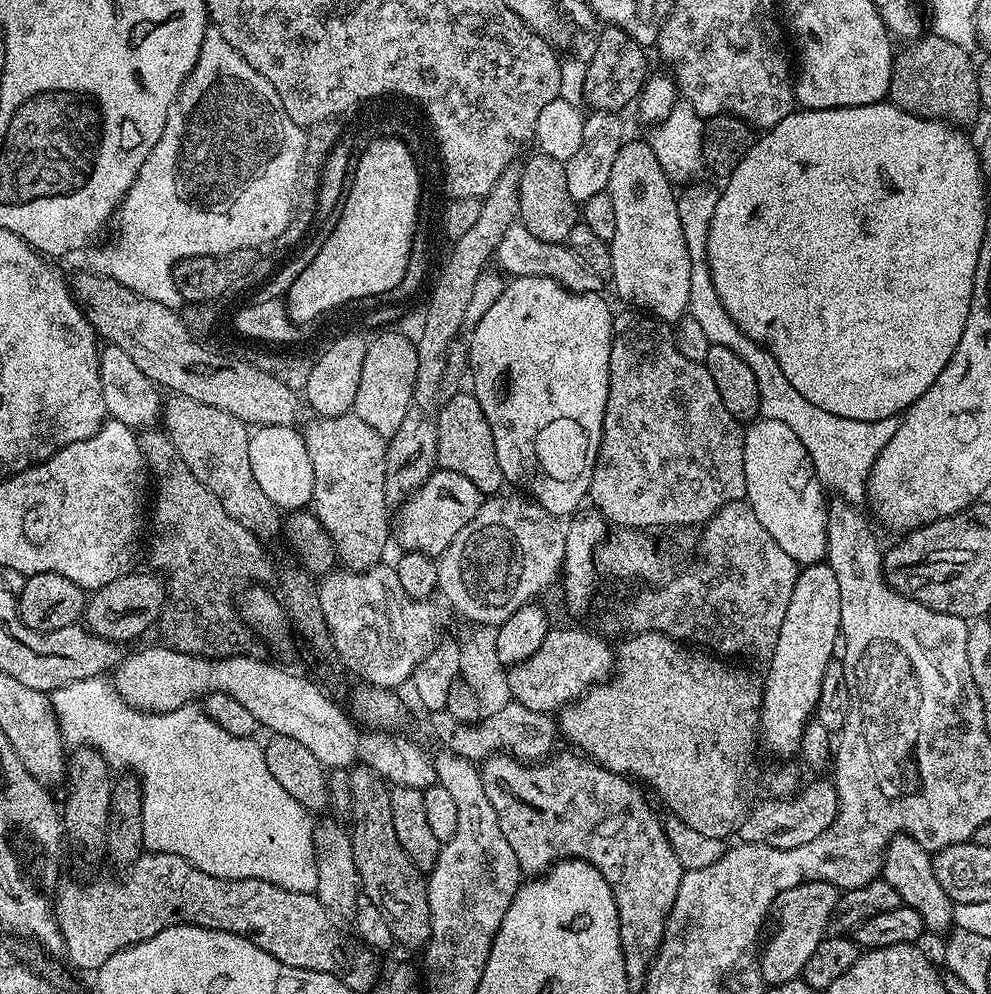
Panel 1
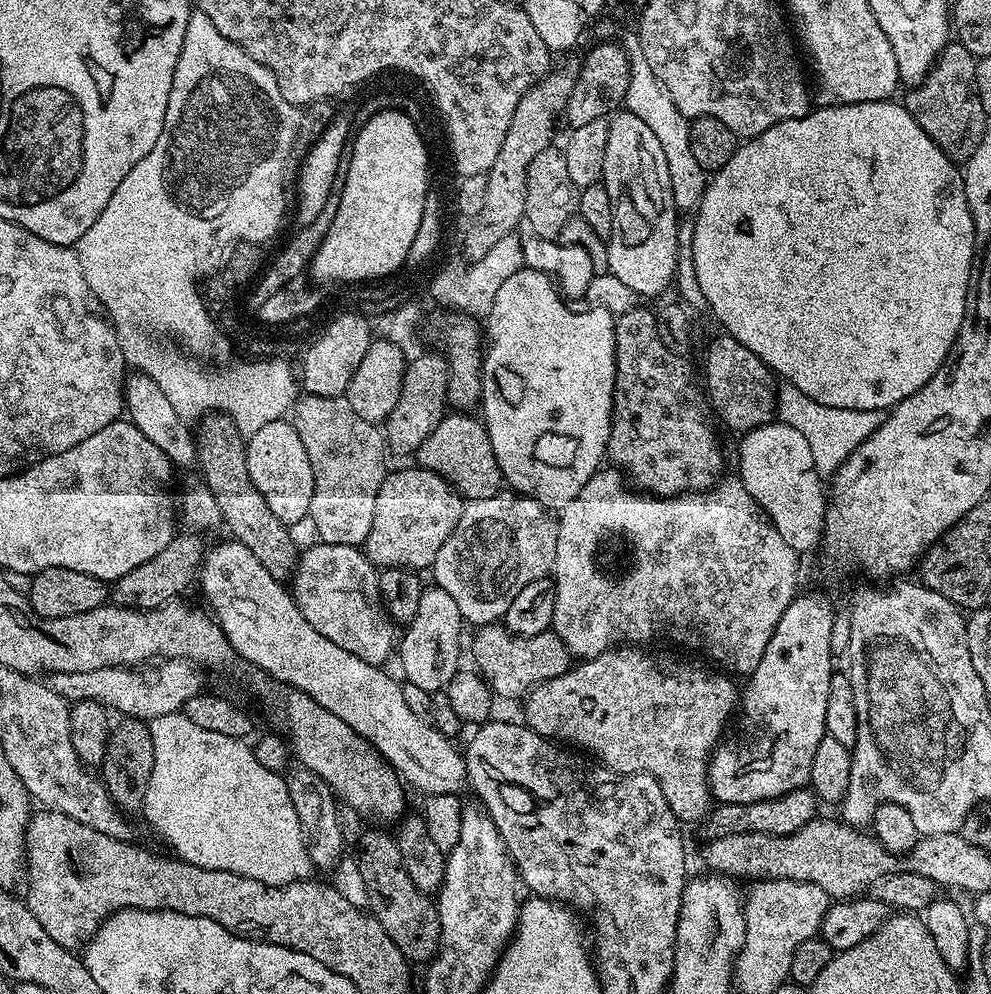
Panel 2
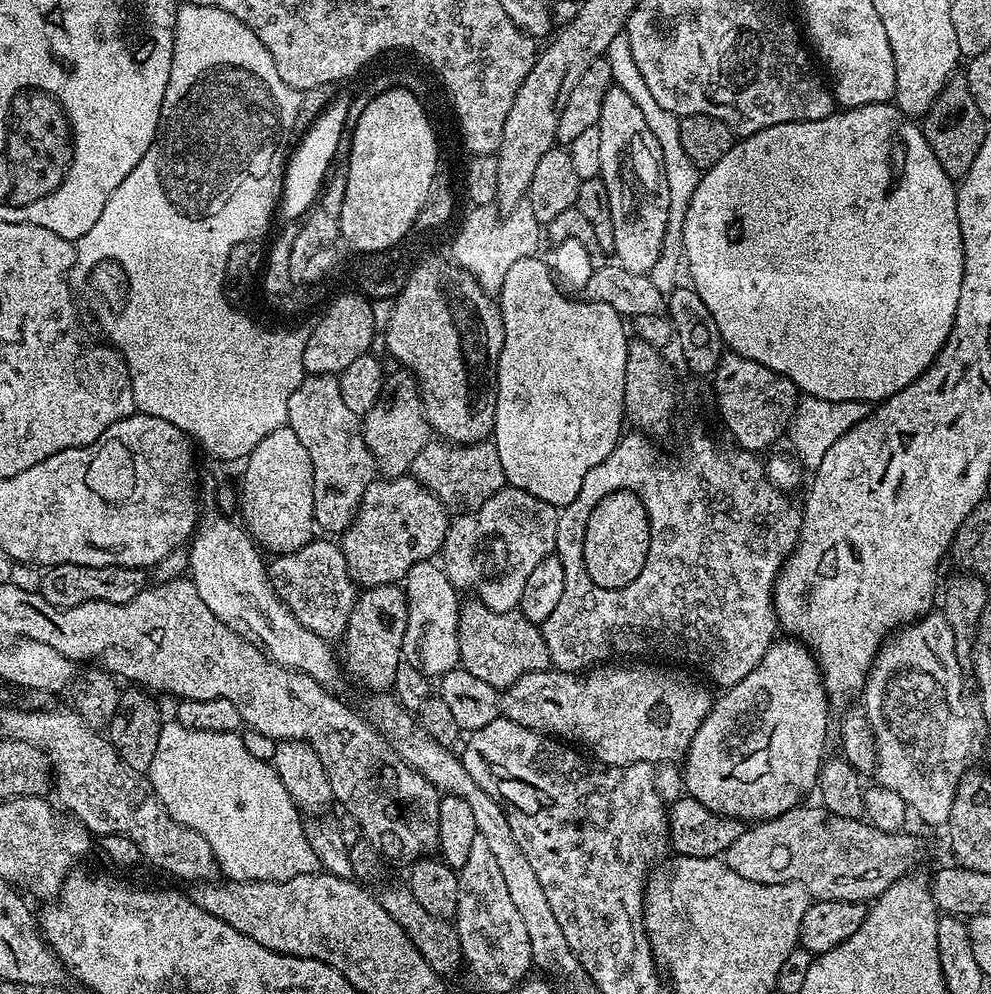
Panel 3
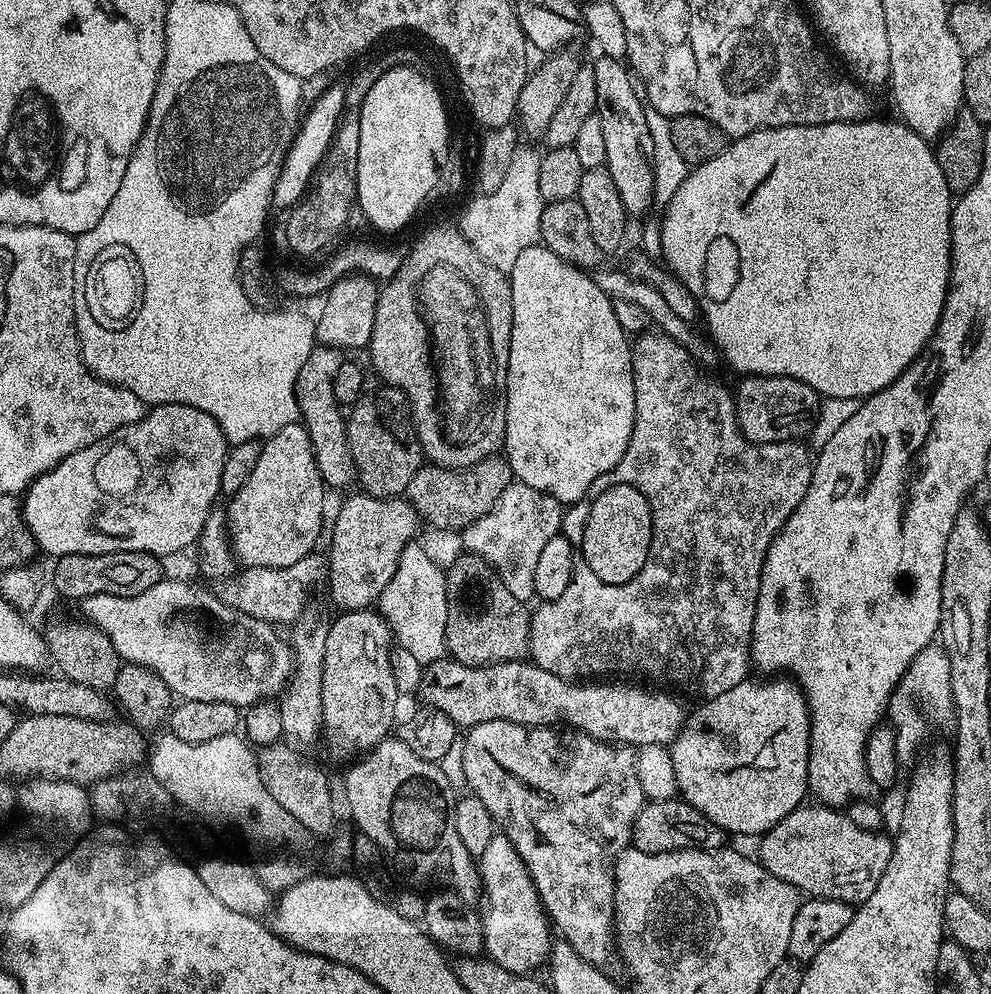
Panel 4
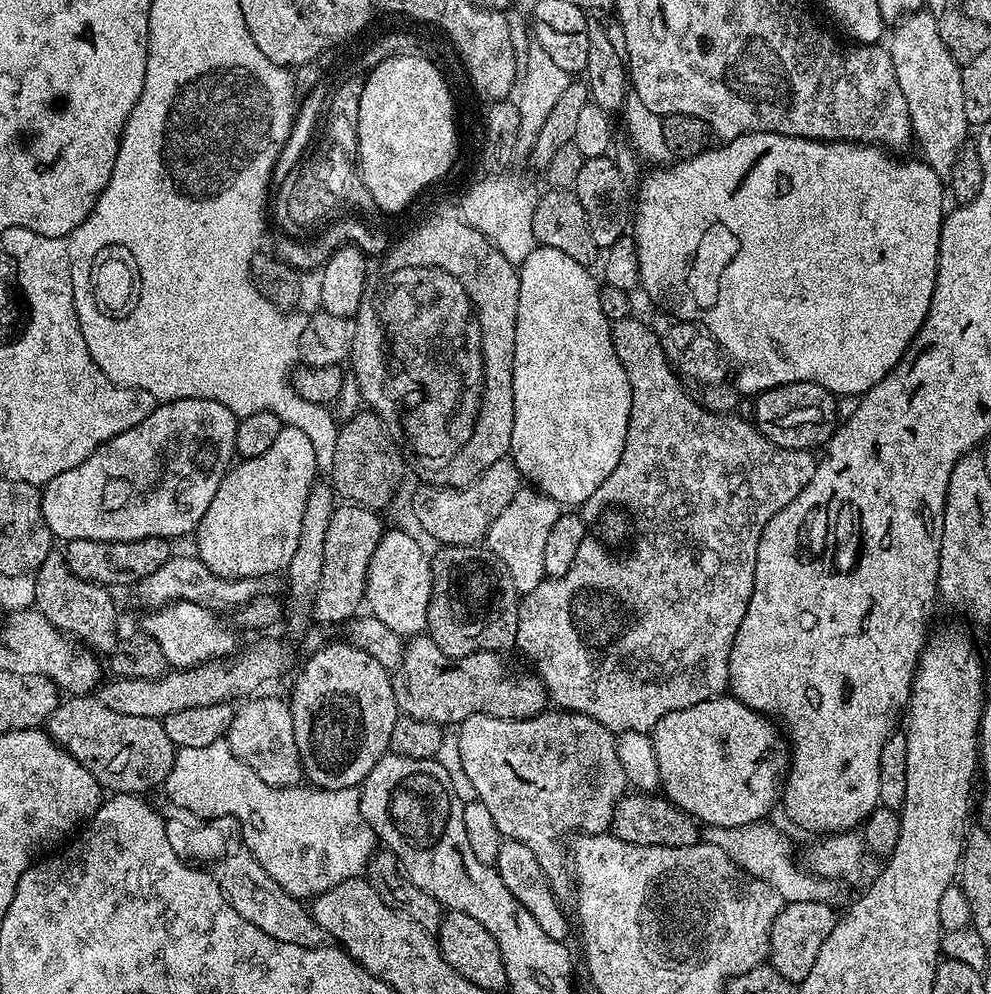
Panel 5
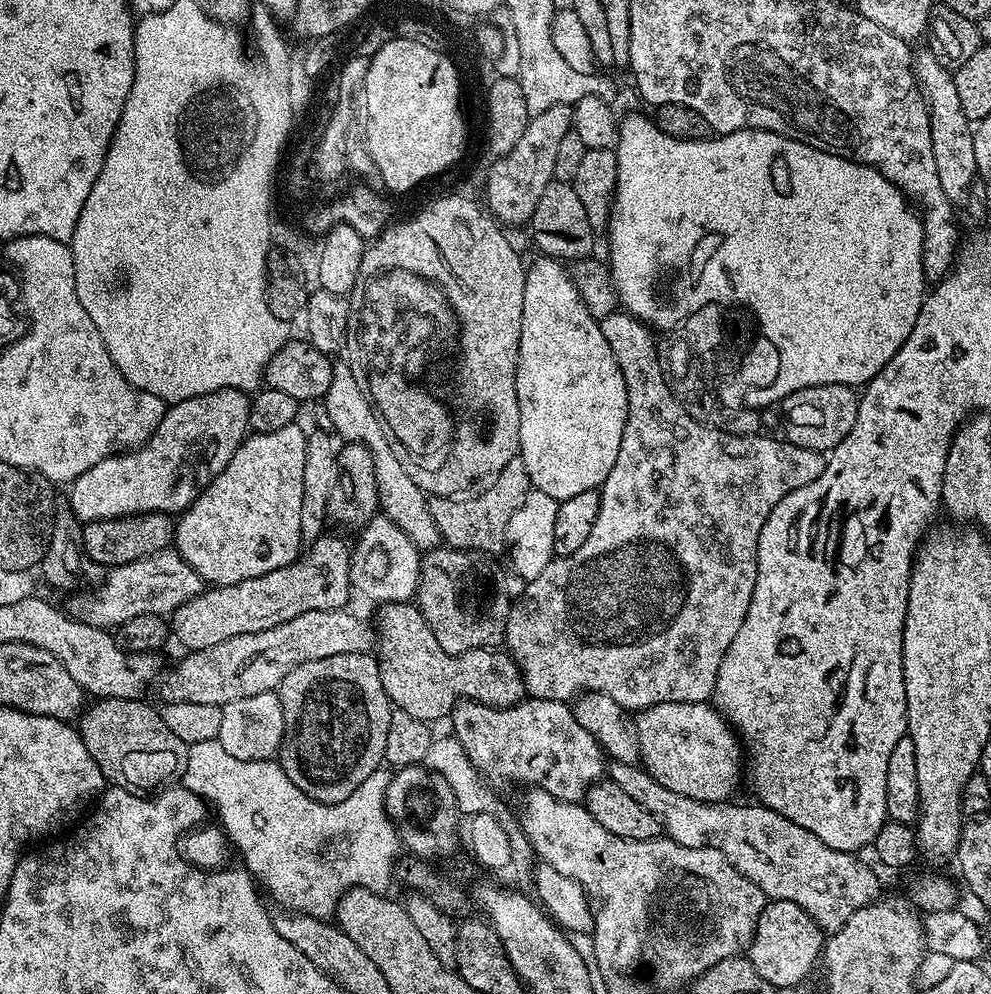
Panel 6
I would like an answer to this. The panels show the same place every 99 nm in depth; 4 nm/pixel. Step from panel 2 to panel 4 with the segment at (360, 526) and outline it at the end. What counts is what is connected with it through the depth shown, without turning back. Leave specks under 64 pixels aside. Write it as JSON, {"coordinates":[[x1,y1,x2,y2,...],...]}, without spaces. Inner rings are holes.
{"coordinates":[[317,346,312,349,306,362,302,362,302,370,298,370,296,379,299,419,310,434,320,476,329,489,344,488,351,480,353,483,356,476,356,468,352,465,352,455,346,438,346,416,341,405,336,403,336,375,344,361,341,349]]}

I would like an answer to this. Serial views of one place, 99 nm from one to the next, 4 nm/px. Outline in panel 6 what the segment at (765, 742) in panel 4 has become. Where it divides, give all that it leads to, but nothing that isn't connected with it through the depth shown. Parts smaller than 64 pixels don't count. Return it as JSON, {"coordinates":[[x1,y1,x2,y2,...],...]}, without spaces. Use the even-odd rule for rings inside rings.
{"coordinates":[[662,702,643,709,637,716,640,717,635,717,634,731,640,743,639,763,659,784,666,786,666,790,707,804,722,804,735,797,732,795,740,780,742,784,742,741,711,703]]}

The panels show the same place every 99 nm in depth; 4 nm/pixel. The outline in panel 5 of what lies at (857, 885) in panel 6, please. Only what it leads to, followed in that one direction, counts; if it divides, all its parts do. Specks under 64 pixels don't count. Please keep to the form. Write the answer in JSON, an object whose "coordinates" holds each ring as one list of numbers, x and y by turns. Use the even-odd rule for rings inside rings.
{"coordinates":[[761,822,733,828,705,827,702,836,707,843,717,844,736,865,745,868,754,878,766,882,766,886,774,887,785,903,835,901,837,883,815,876,801,865,799,867,789,838,774,825,768,823]]}

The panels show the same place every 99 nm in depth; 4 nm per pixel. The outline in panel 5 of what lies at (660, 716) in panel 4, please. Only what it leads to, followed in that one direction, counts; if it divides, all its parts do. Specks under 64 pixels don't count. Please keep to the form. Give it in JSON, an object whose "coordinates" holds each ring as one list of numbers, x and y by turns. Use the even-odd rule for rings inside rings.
{"coordinates":[[417,634,405,643,404,657,392,676,397,709,403,715,422,718,426,722,434,722,441,726,459,726,462,721,474,714,486,714,503,720,525,720,537,716,550,704,544,683,535,671,527,667,519,668,518,665,511,664,506,657,504,652,475,652,469,656,447,656,442,654,442,650,438,650,431,636]]}

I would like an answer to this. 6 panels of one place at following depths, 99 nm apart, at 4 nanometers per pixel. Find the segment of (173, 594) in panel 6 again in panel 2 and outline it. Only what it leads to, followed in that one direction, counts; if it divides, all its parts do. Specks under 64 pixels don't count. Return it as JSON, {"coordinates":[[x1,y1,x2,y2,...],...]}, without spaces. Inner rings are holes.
{"coordinates":[[315,543,299,553,296,570,290,577,290,591,298,610,302,610,306,622,310,622,322,638,330,638,334,646,350,650,350,654,362,658,362,662,387,665,388,655,391,652,393,655,398,644,398,628,382,615,376,565,369,562,357,546]]}

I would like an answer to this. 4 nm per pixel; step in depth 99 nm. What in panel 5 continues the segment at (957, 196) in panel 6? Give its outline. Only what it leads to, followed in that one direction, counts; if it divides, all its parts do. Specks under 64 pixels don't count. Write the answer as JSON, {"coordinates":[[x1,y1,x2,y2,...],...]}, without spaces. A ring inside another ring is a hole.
{"coordinates":[[919,10,905,16,893,27,896,28,893,32,891,29,890,51,898,86,902,90,902,98,906,98,906,106,910,110,914,144,920,147,919,155,924,163,930,166,930,170,934,170,934,174,938,174,941,178,948,178,954,170,954,162,958,154,969,143,970,125,966,118,966,102,962,102,961,65,952,57,950,50,946,50,946,42,942,42,936,22,937,17,931,16,928,10]]}

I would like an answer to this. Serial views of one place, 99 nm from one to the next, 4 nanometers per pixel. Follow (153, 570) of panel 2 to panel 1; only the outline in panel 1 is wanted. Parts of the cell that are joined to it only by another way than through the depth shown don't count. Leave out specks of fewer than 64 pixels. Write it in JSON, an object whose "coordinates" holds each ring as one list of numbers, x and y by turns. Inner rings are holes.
{"coordinates":[[133,570,95,589,85,603,85,627,96,636,115,644,123,644,126,640,142,635,151,624,153,627,164,607,167,587,157,573,148,572]]}

